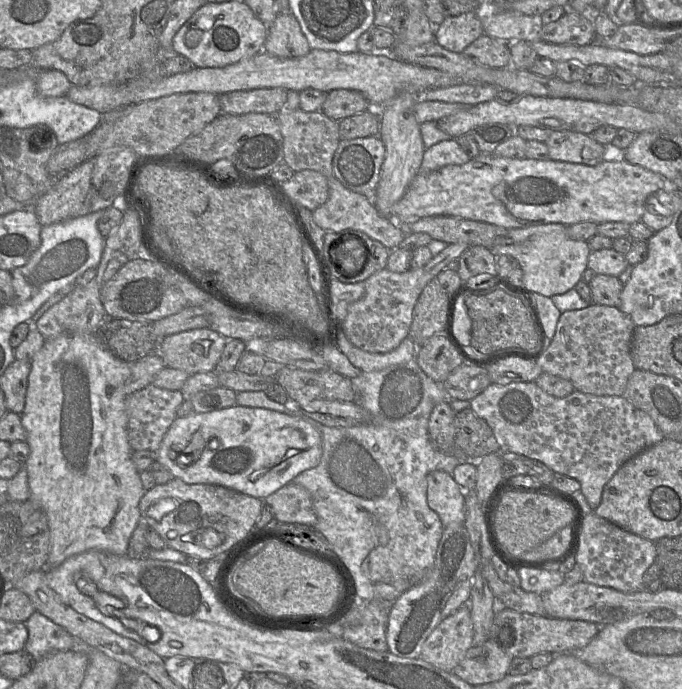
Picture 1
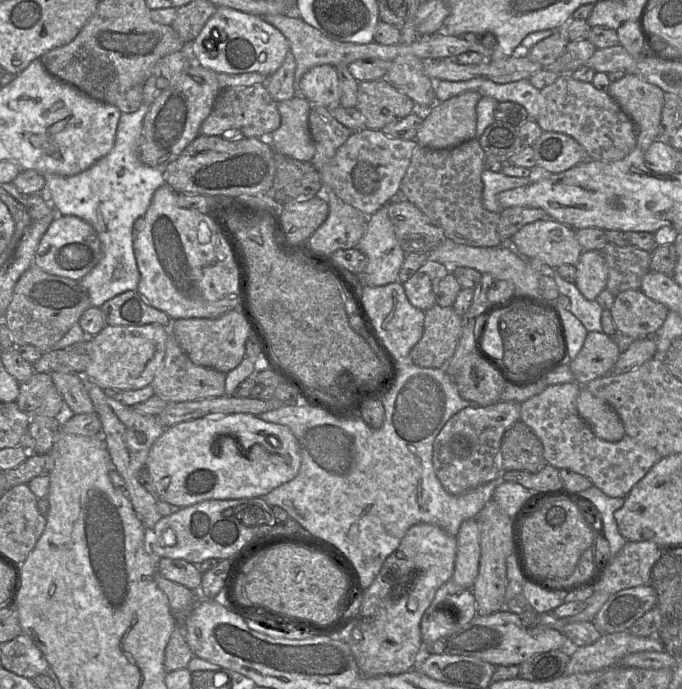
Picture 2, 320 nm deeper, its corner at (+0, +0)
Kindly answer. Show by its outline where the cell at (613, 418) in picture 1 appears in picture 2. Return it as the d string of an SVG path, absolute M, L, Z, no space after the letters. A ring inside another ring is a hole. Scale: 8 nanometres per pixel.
M575 381L546 387L521 403L520 421L528 425L540 439L549 465L587 477L609 497L624 498L661 457L656 450L627 435L617 442L597 437L577 410L576 401L581 387Z

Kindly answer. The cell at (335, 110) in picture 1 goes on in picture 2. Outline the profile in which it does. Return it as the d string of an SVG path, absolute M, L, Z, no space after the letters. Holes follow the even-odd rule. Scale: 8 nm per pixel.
M386 78L358 83L355 106L365 117L365 128L382 130L387 124L400 120L417 110L415 102L395 88Z

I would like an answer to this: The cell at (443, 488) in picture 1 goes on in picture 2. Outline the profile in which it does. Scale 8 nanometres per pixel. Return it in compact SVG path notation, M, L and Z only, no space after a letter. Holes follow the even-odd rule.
M477 519L463 521L456 540L457 552L451 580L463 588L471 589L478 575L481 556Z

